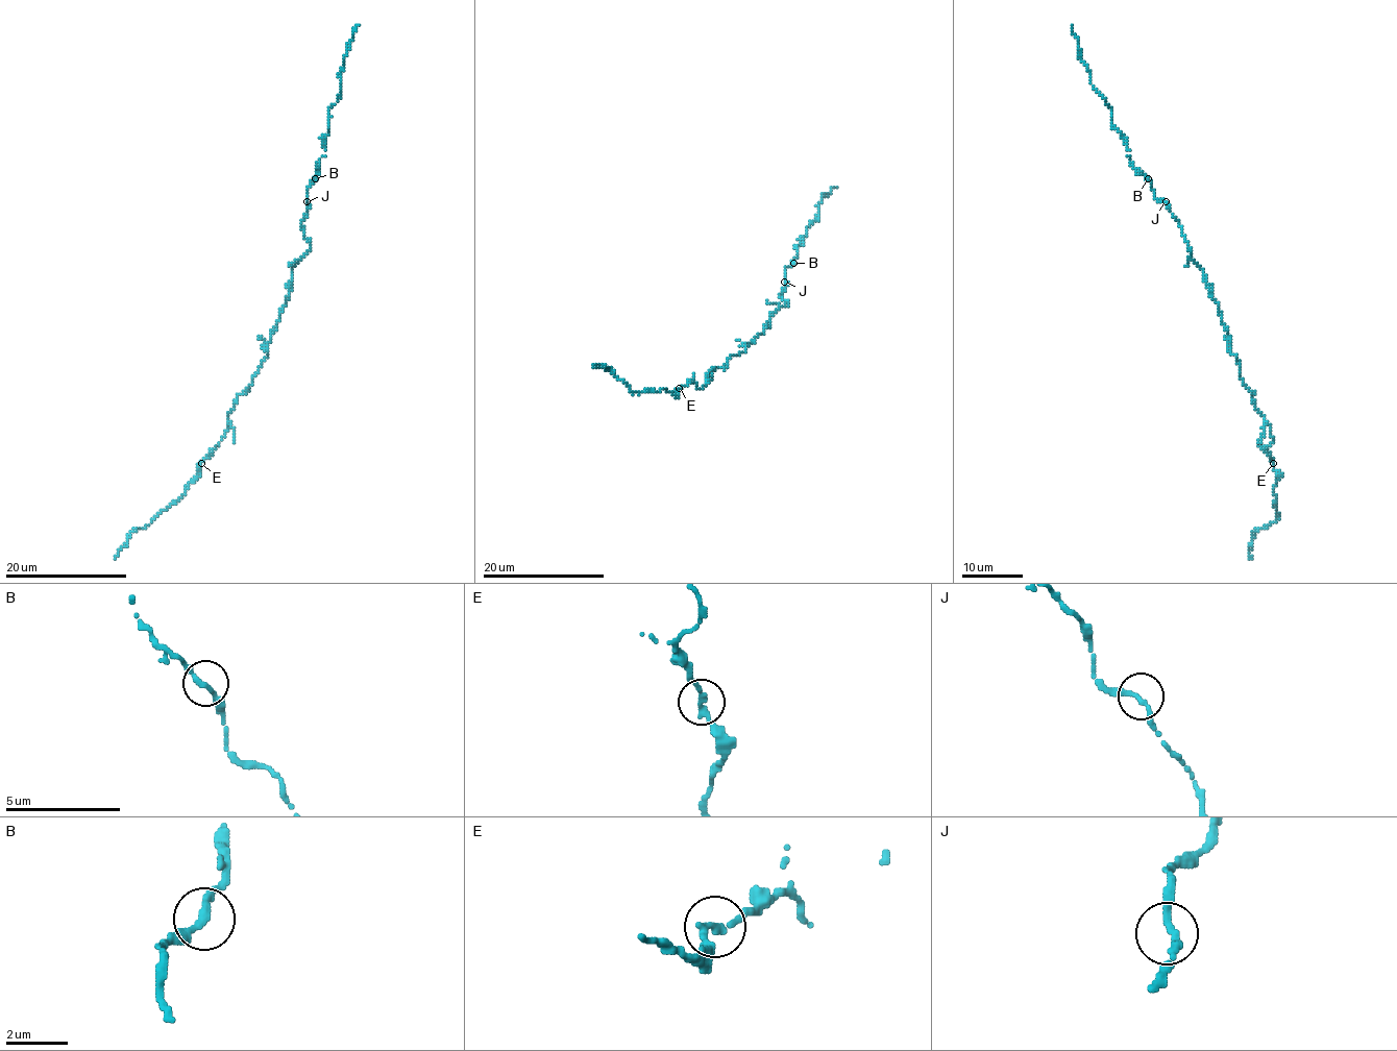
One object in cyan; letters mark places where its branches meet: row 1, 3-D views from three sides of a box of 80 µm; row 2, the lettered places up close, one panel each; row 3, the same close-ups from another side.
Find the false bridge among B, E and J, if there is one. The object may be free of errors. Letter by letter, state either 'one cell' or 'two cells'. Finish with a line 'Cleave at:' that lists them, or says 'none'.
B: one cell
E: one cell
J: one cell
Cleave at: none

